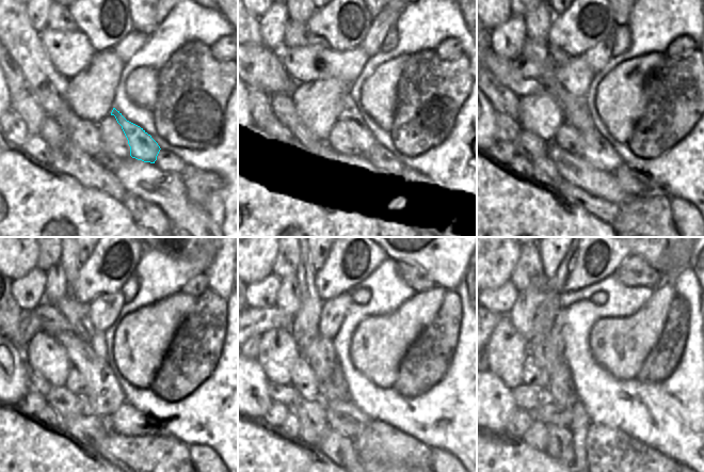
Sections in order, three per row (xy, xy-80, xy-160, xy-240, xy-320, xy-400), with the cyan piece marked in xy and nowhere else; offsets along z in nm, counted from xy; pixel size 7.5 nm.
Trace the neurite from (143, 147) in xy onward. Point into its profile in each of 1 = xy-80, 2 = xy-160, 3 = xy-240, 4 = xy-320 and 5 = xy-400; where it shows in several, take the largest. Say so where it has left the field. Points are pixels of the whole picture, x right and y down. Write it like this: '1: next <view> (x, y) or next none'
1: next xy-80 (350, 114)
2: next xy-160 (570, 105)
3: next xy-240 (52, 320)
4: next xy-320 (259, 320)
5: next xy-400 (498, 316)

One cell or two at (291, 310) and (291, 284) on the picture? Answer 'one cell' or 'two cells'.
one cell

